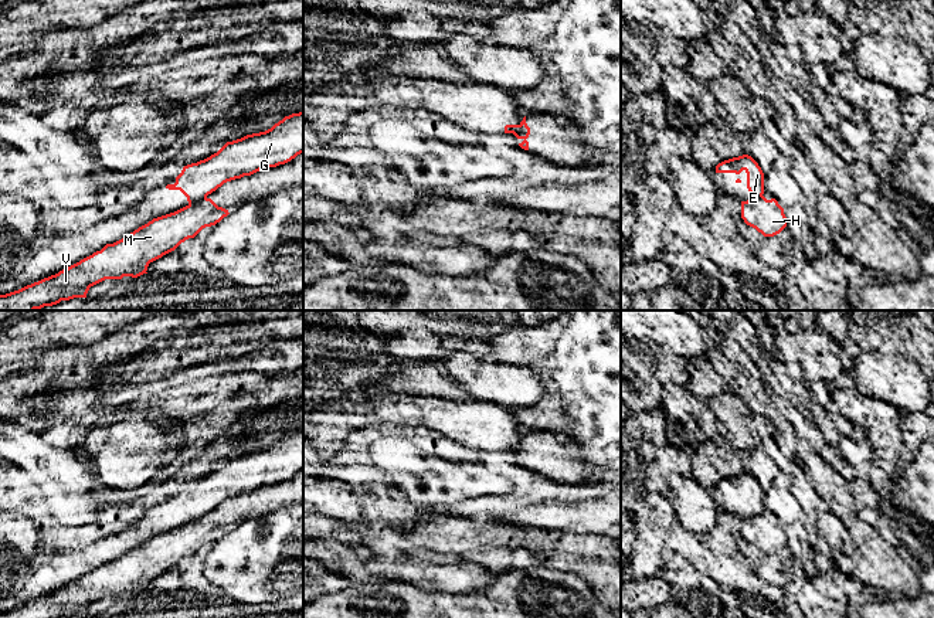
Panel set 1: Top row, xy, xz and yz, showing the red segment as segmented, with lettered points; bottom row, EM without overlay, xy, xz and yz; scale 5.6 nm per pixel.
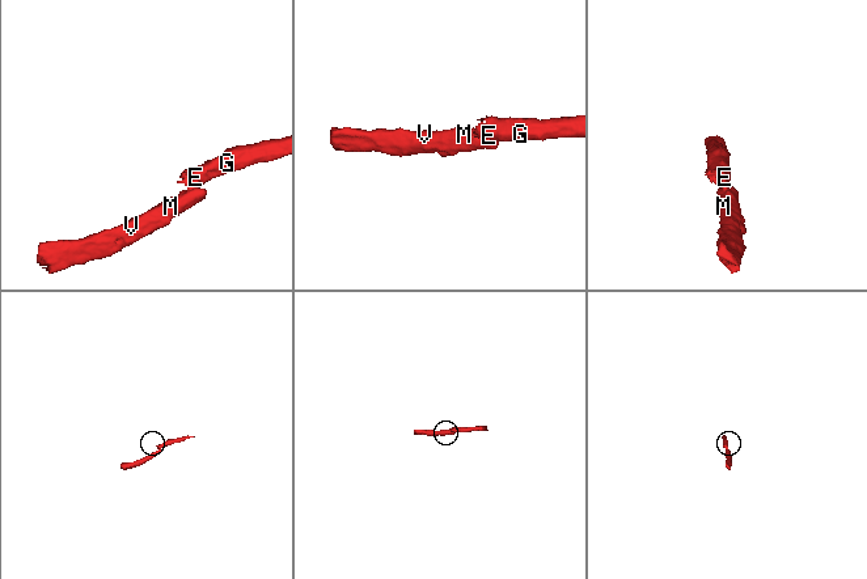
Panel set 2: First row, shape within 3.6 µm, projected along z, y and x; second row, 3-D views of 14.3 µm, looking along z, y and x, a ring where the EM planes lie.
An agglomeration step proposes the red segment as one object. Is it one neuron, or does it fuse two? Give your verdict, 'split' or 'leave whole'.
split

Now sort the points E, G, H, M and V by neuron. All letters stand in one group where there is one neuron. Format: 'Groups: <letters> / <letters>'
Groups: E G / H M V

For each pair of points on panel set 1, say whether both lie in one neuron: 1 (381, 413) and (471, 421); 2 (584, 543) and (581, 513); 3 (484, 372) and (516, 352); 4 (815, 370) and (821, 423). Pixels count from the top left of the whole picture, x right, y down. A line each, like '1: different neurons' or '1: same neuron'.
1: same neuron
2: different neurons
3: different neurons
4: different neurons

